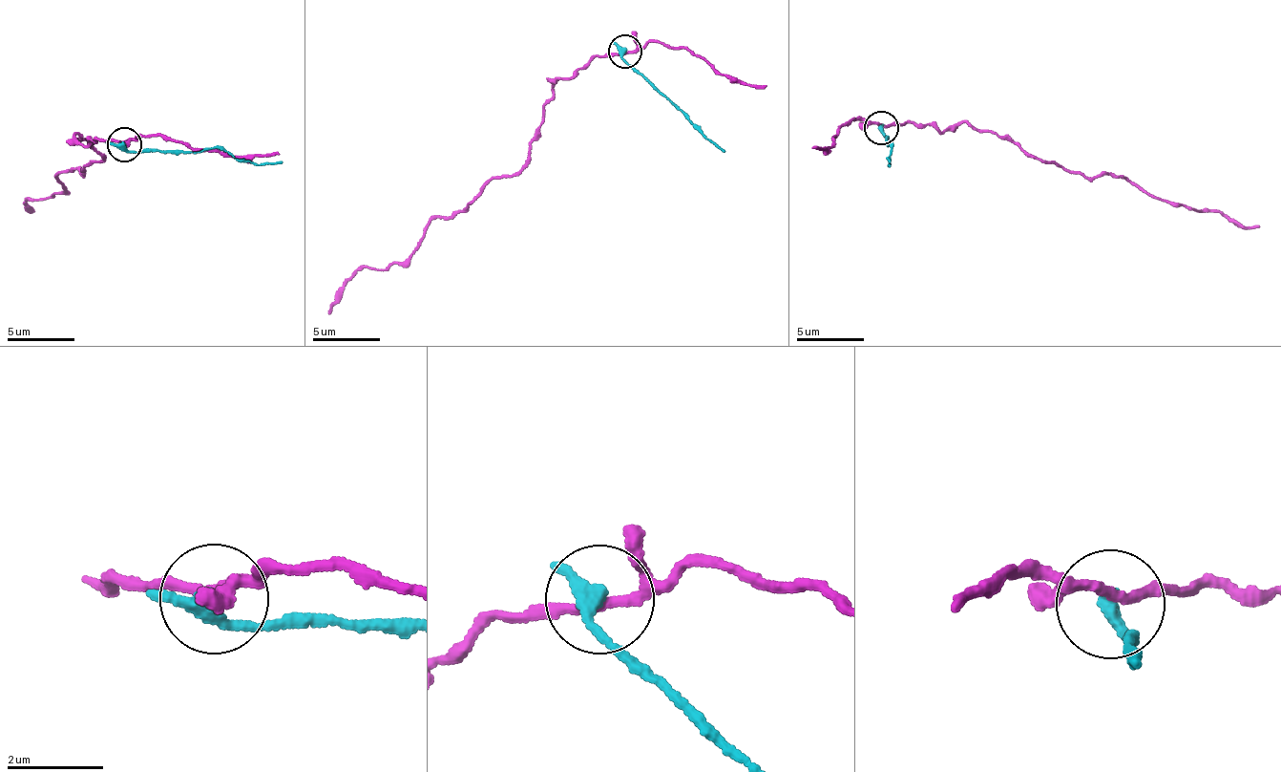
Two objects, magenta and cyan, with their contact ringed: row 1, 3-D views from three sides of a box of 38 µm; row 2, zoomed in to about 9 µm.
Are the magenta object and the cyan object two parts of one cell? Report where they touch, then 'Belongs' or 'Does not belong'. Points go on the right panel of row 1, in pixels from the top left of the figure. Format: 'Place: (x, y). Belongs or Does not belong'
Place: (881, 128). Does not belong

